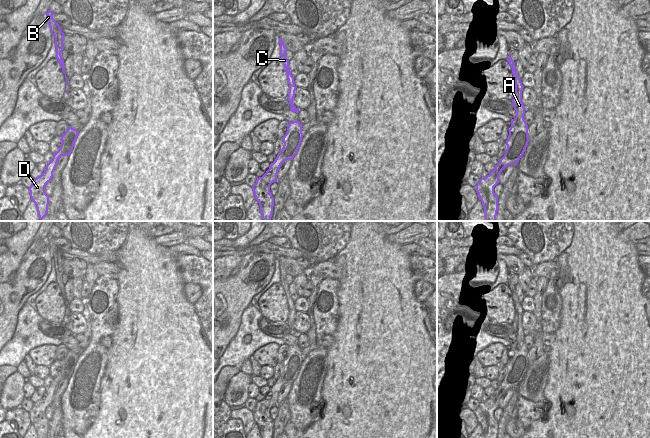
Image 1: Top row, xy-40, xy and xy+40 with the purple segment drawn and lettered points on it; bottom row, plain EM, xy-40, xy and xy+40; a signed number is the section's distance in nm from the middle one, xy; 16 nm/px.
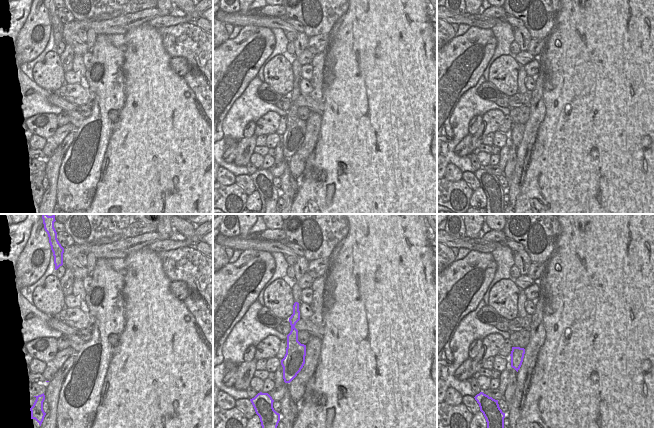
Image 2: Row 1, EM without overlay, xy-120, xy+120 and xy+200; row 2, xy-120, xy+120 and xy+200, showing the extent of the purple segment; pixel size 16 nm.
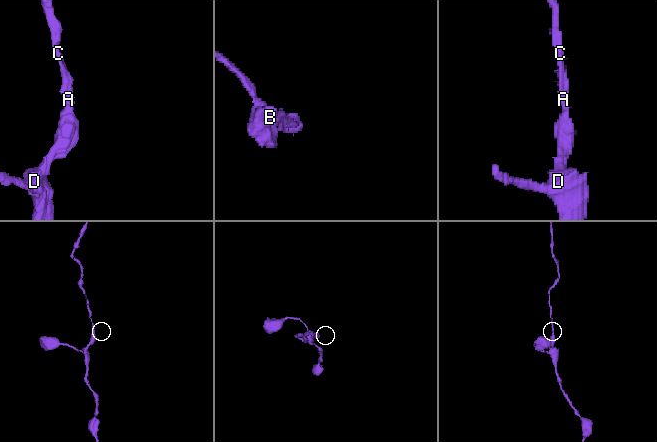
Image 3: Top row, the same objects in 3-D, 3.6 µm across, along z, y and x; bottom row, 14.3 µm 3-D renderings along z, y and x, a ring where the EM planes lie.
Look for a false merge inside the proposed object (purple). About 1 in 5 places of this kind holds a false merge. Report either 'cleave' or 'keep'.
keep

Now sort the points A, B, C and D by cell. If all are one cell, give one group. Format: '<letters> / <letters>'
A B C D

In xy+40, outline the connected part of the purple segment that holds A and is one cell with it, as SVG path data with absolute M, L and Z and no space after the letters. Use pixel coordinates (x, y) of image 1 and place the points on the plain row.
M509 280L507 282L512 292L513 303L515 307L515 317L511 324L516 334L516 341L511 344L509 360L506 364L507 373L499 387L495 389L485 402L481 402L476 409L476 415L479 424L482 426L485 438L497 438L498 421L494 417L494 411L499 407L499 399L508 389L517 389L522 382L529 366L528 349L524 343L526 332L522 327L523 309L515 293L515 286Z

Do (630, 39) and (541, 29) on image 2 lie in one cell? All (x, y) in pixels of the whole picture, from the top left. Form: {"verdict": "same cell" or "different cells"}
{"verdict": "different cells"}

